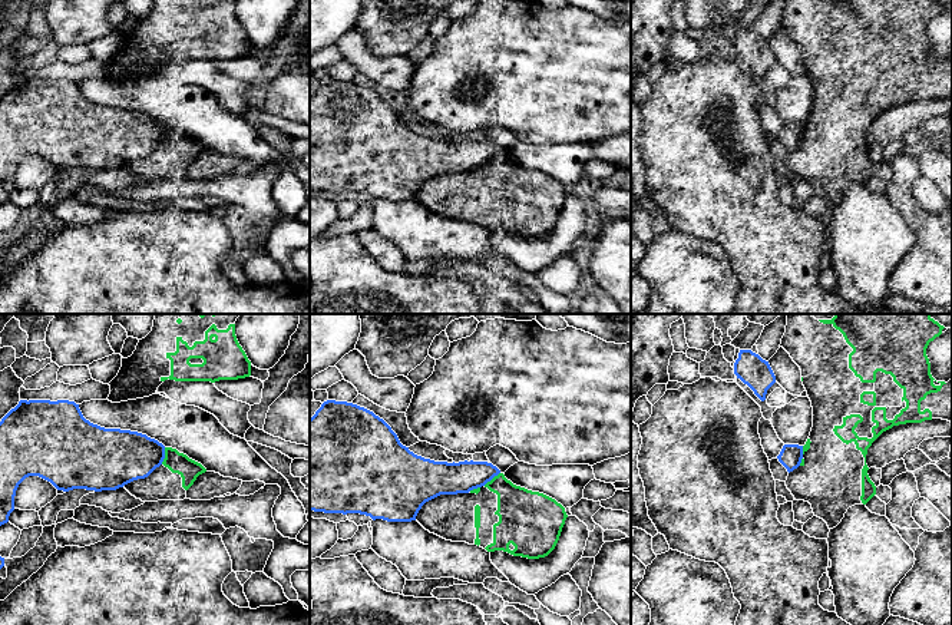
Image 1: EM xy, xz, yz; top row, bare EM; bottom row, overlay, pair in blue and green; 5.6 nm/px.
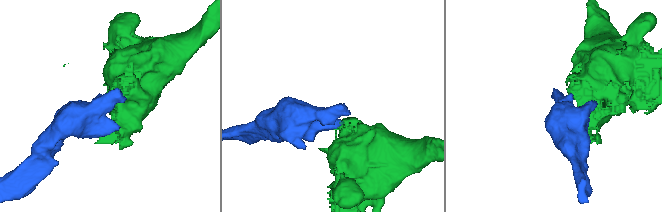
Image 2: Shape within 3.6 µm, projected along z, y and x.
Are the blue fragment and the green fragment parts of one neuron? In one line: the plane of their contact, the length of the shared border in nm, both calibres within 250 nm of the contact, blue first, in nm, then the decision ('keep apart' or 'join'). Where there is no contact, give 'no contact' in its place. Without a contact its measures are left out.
xy | 100 nm | 300/120 nm | keep apart

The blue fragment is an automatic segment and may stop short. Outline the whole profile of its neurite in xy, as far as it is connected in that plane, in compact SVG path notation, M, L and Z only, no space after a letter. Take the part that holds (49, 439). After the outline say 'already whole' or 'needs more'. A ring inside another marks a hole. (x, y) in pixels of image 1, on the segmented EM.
M20 400L0 421L0 526L14 510L19 485L29 476L50 482L57 490L116 490L148 477L165 459L165 446L146 434L105 429L86 420L69 400Z; already whole

